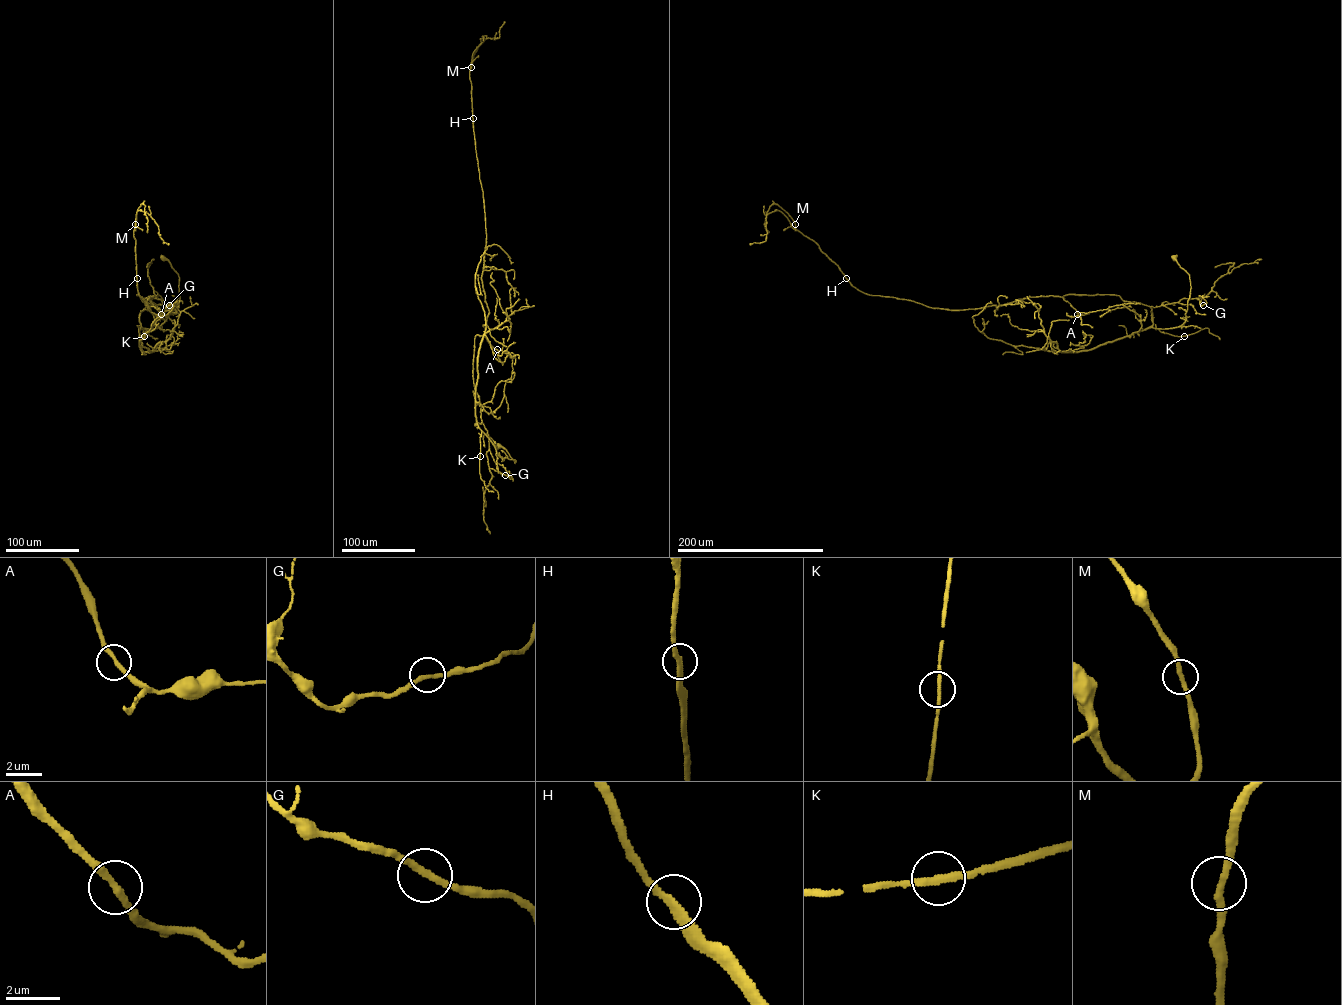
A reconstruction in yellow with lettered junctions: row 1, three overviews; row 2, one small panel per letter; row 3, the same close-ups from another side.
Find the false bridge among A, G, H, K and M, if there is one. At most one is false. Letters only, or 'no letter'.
no letter

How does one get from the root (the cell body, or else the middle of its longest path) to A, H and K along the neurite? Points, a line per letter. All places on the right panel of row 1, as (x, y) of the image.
A: (1174, 258), (1191, 287), (1180, 326), (1153, 328), (1150, 307), (1113, 295), (1064, 295), (1077, 314)
H: (1174, 258), (1191, 289), (1186, 320), (1169, 328), (1117, 295), (950, 310), (867, 294), (846, 278)
K: (1174, 258), (1189, 276), (1186, 320), (1178, 326), (1159, 330), (1184, 336)

